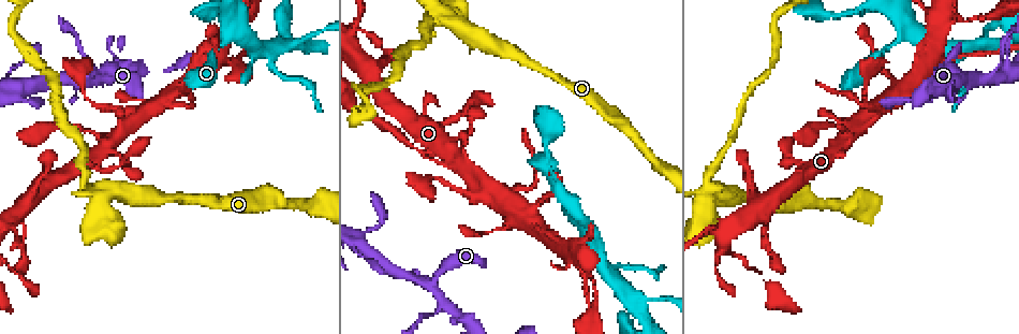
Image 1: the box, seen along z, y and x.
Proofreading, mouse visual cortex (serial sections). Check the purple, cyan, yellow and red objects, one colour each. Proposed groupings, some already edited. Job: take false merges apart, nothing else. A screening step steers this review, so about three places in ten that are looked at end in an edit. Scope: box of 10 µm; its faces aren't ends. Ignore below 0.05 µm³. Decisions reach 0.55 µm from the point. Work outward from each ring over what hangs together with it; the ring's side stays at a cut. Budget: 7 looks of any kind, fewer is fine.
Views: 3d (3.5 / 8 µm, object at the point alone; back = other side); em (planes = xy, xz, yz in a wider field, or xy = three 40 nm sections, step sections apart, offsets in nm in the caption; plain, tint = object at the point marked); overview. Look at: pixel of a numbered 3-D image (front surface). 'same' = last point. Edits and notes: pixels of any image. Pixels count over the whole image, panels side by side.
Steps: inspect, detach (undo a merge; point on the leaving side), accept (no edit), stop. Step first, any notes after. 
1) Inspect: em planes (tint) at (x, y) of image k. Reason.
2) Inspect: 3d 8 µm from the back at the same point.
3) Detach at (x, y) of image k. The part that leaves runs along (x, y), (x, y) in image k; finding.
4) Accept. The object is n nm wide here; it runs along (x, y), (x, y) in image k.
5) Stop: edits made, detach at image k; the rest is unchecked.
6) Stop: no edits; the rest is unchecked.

Inspect: 3d 3.5 µm at (433, 280) of image 1. A narrow waist.

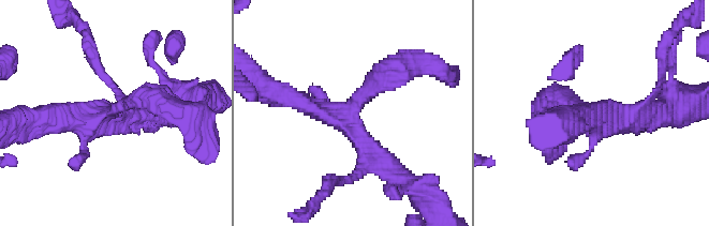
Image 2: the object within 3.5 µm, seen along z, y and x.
Inspect: em xy step 1 (tint) at (597, 111) of image 2.

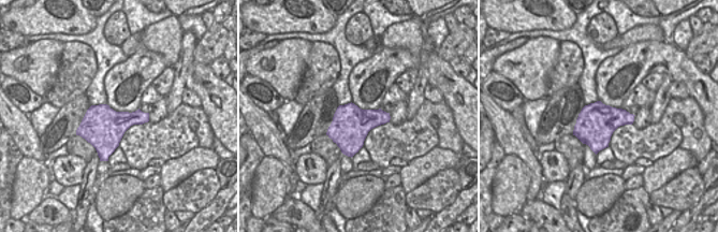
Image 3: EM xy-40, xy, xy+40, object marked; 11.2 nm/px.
Accept. It runs along (400, 68), (344, 119), (289, 98) in image 2; one cell here.

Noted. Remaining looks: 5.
Inspect: 3d 3.5 µm at (928, 93) of image 1. Thin arm on a thick one.

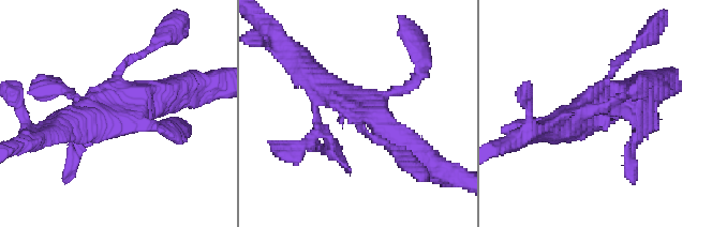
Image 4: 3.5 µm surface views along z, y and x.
Inspect: em xy step 3 (tint) at (377, 113) of image 4.

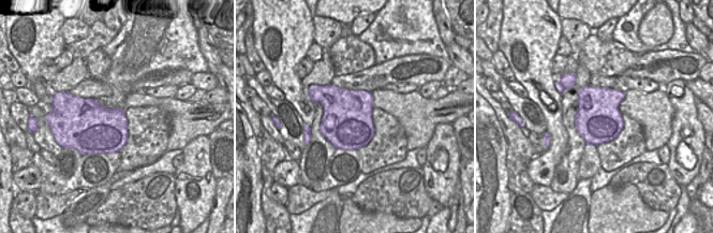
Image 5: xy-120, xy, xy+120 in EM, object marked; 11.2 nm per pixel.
Inspect: em xy step 2 (tint) at the same point.

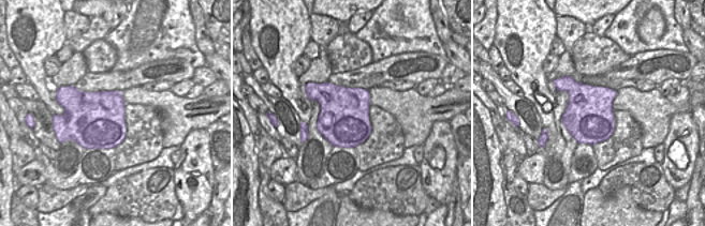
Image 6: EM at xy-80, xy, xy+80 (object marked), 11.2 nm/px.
Accept. All the same cell.

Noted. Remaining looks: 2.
Inspect: 3d 3.5 µm at (794, 157) of image 1. Thick turns thin.

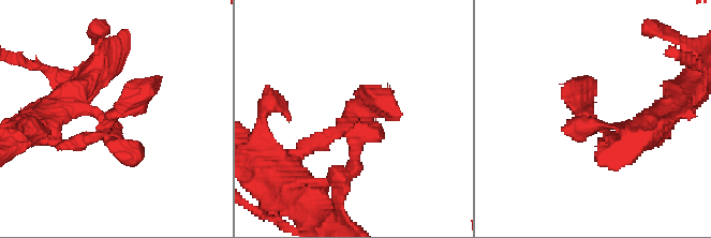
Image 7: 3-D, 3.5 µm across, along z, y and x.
Inspect: em xy step 2 (tint) at (593, 116) of image 7.

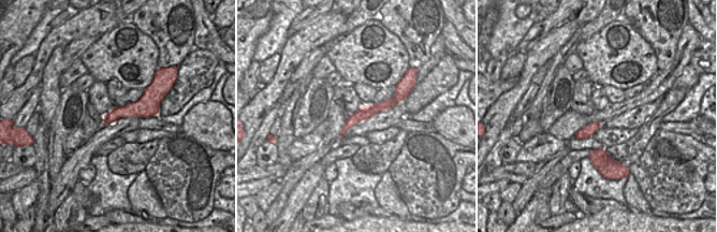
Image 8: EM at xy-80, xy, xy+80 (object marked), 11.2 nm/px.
Accept. It runs along (57, 143), (93, 139), (160, 76) in image 7; one cell here.

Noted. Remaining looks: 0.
Stop: no edits; the rest is unchecked.

